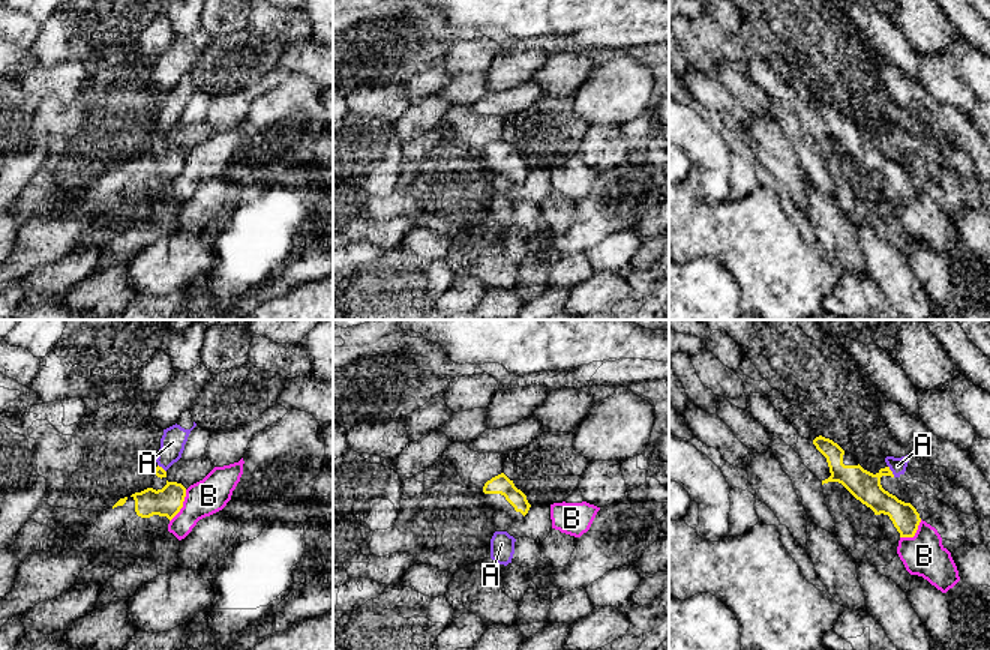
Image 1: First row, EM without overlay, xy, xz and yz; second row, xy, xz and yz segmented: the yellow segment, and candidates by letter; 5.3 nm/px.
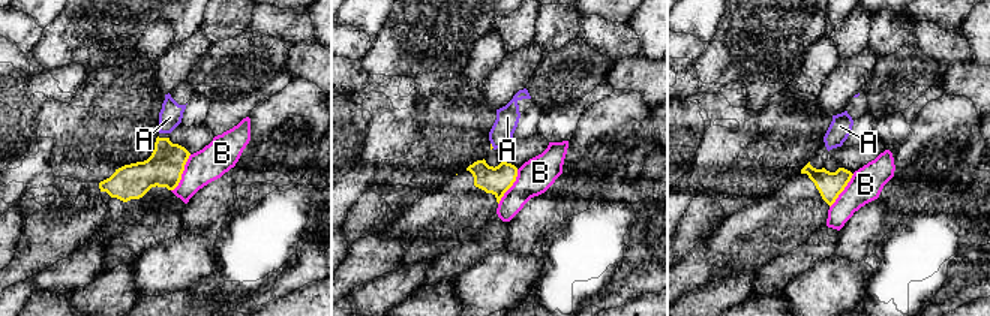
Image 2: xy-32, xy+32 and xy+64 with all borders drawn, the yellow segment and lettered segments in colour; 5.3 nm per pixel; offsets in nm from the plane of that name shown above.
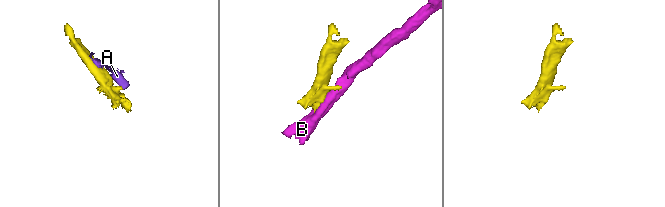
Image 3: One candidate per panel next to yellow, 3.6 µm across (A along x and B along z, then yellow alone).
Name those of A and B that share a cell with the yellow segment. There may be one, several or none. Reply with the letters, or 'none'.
none

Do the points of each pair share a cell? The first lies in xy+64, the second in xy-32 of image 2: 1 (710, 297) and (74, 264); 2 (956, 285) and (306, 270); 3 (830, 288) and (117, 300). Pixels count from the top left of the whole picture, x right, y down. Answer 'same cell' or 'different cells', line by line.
1: same cell
2: same cell
3: different cells

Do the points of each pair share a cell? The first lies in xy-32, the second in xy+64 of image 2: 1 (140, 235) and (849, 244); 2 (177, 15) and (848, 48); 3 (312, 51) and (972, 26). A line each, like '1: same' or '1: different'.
1: different
2: same
3: different

